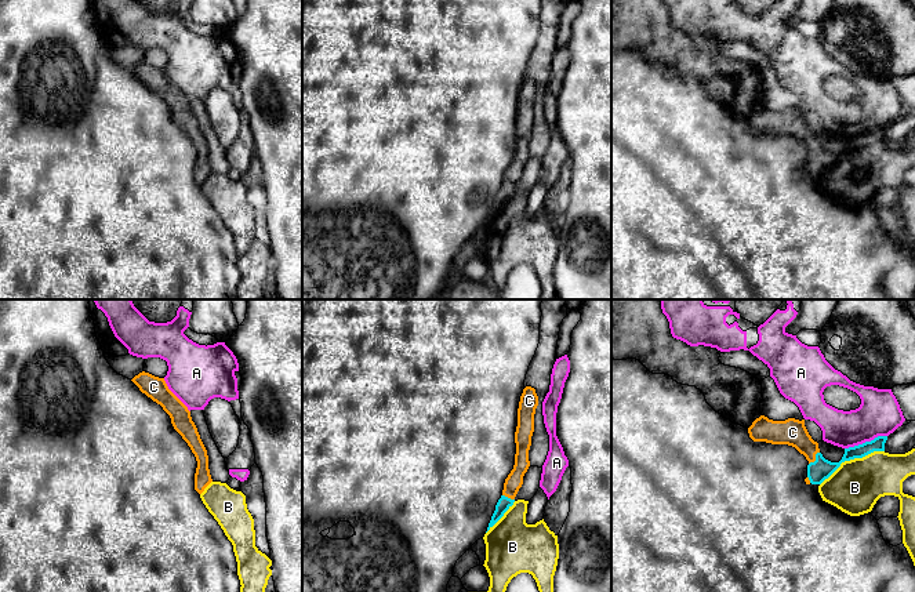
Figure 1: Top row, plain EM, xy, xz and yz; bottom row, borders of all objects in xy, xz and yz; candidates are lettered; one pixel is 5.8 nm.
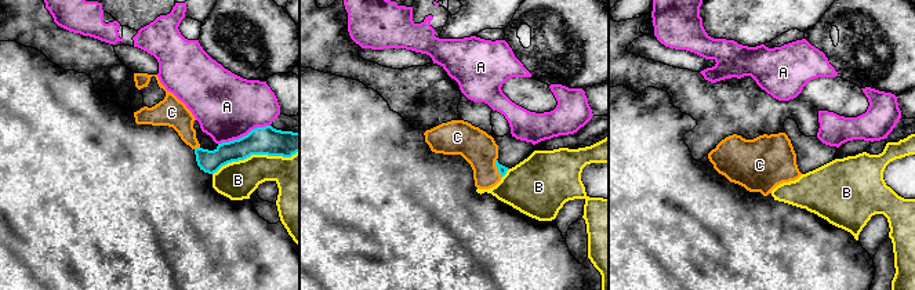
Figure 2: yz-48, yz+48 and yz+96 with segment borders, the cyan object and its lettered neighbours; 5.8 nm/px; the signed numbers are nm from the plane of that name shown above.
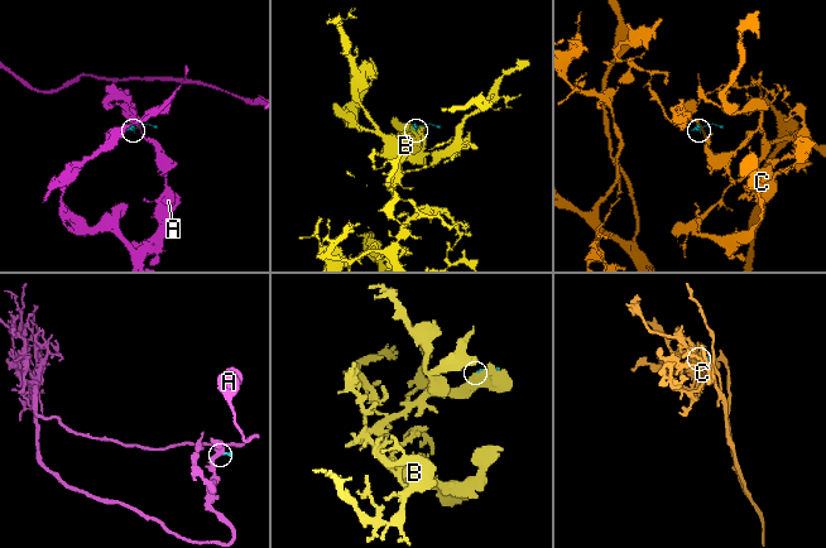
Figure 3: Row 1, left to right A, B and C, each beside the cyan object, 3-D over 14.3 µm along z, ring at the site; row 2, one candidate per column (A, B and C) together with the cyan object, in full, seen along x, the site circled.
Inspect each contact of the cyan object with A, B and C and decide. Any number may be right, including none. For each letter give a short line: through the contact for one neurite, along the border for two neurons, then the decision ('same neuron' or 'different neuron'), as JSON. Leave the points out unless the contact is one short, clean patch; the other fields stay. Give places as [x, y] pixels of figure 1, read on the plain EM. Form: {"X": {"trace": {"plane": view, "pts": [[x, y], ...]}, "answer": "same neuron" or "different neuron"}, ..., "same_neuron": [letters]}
{"A": {"trace": {"plane": "yz", "pts": [[886, 126], [878, 126], [845, 140]]}, "answer": "different neuron"}, "B": {"answer": "different neuron"}, "C": {"trace": {"plane": "yz", "pts": [[820, 160], [816, 149], [792, 123]]}, "answer": "same neuron"}, "same_neuron": ["C"]}

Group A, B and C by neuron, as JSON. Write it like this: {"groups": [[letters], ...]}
{"groups": [["A"], ["B"], ["C"]]}

